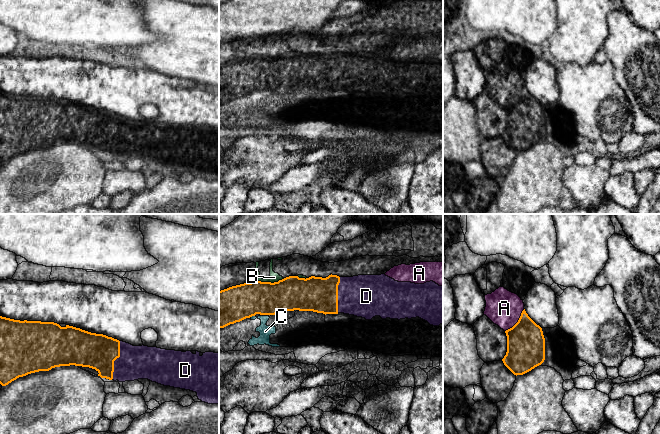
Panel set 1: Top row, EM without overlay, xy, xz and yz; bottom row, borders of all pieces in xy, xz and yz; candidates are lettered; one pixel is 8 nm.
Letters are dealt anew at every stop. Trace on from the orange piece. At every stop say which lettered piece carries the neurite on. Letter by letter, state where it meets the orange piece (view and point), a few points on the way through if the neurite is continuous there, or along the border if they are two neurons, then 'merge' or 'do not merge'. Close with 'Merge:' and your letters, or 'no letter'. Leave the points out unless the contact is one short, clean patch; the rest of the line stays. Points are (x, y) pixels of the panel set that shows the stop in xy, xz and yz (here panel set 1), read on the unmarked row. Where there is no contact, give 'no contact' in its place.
A: yz (518, 97) | do not merge
B: xz (269, 58) | across xz (292, 69), (280, 69), (269, 58), (274, 53) | merge
C: xz (251, 92) | do not merge
D: xy (115, 135) | across xy (97, 127), (115, 135), (123, 138), (135, 138) | merge
Merge: B, D

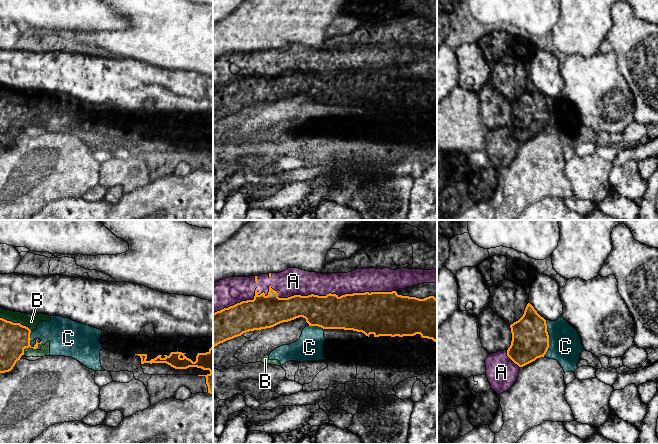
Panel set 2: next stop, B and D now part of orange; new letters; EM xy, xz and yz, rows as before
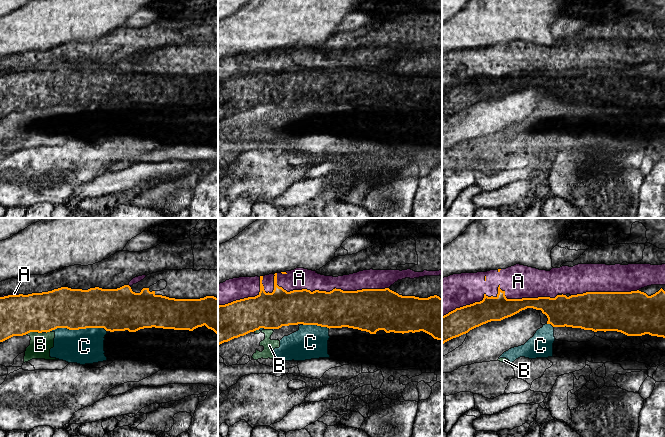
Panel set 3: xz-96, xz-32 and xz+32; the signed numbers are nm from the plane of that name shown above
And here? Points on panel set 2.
A: xz (272, 65) | do not merge
B: xy (16, 99) | do not merge
C: xy (29, 119) | do not merge
Merge: no letter

